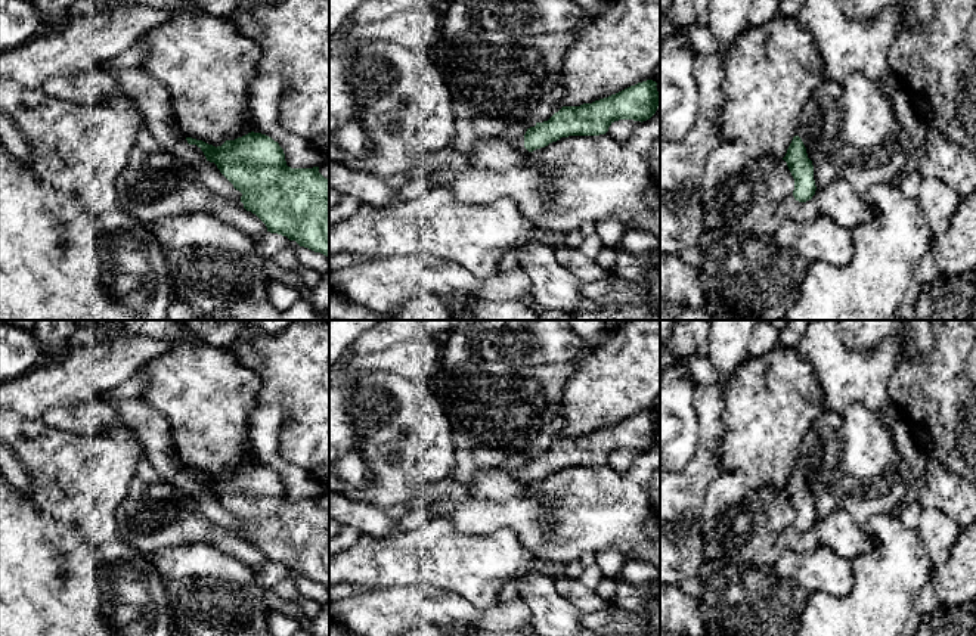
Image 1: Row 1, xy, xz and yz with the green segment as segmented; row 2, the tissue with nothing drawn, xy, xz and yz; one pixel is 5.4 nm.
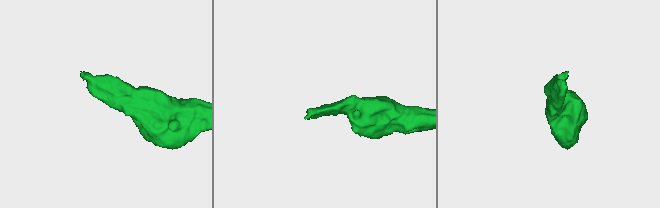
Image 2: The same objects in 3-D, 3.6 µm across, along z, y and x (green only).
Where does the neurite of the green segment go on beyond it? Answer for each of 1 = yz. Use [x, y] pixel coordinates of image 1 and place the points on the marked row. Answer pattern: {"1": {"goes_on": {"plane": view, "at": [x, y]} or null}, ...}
{"1": {"goes_on": null}}

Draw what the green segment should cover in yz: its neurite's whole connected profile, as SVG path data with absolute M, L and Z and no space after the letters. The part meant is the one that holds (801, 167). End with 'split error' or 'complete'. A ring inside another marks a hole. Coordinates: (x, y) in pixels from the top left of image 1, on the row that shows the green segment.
M794 136L786 156L783 158L794 179L793 196L806 202L815 195L814 165L808 158L806 148L799 136Z; complete

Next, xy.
M251 131L217 148L192 137L186 140L189 145L196 145L207 161L214 162L242 193L244 208L255 214L266 224L267 232L286 236L300 246L329 257L329 179L319 173L319 167L288 167L279 143L261 133Z; complete

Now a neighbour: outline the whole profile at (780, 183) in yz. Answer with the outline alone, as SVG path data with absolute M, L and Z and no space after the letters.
M763 158L760 165L768 193L774 201L784 202L786 198L793 195L794 179L784 159Z

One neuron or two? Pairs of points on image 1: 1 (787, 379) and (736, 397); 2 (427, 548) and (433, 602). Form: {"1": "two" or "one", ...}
{"1": "one", "2": "two"}

